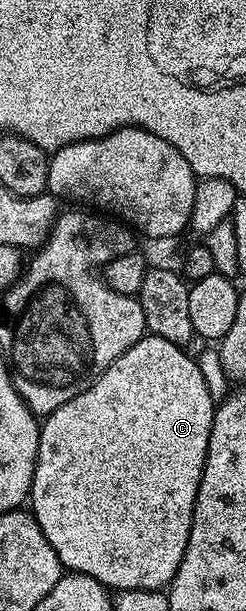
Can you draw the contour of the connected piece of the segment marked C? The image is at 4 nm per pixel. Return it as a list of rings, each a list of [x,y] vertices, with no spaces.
[[[144,334],[136,344],[129,346],[125,354],[117,357],[91,383],[89,390],[77,394],[77,398],[69,398],[65,406],[47,415],[39,429],[39,449],[31,483],[29,511],[41,526],[45,538],[49,538],[49,546],[53,546],[57,558],[63,563],[67,572],[80,572],[86,576],[92,576],[109,590],[119,592],[158,592],[170,585],[171,579],[177,574],[177,566],[181,566],[181,558],[189,542],[195,499],[197,490],[201,486],[201,474],[205,470],[209,434],[216,407],[217,401],[209,394],[209,386],[205,386],[205,378],[201,378],[198,359],[194,355],[190,356],[187,350],[178,344],[160,336]]]

